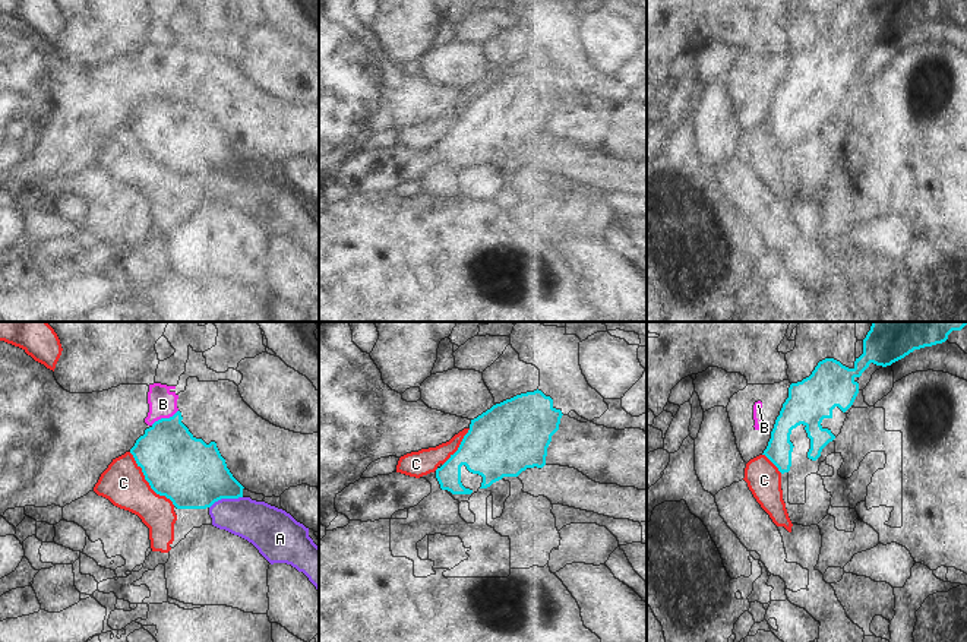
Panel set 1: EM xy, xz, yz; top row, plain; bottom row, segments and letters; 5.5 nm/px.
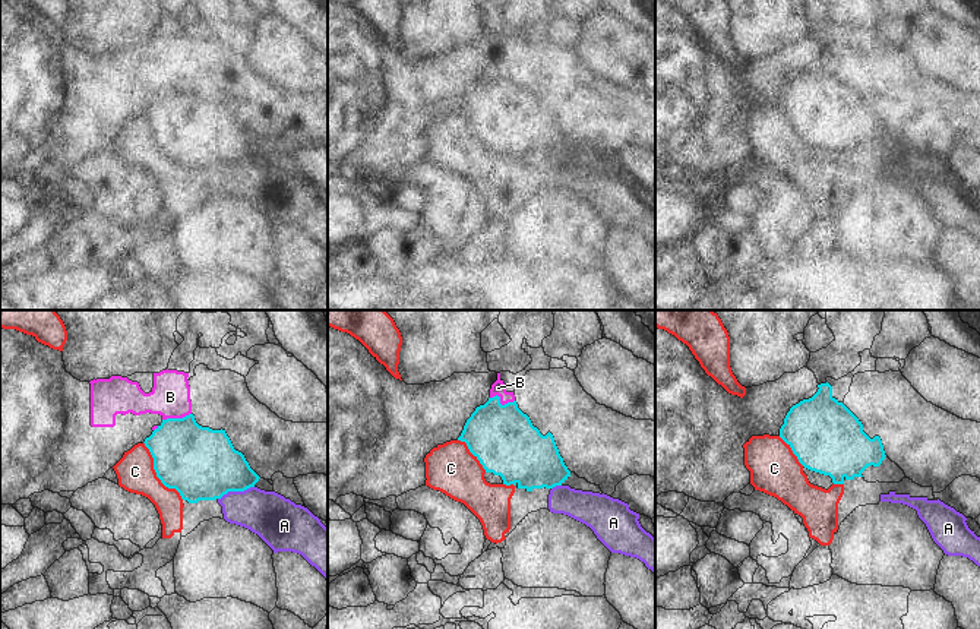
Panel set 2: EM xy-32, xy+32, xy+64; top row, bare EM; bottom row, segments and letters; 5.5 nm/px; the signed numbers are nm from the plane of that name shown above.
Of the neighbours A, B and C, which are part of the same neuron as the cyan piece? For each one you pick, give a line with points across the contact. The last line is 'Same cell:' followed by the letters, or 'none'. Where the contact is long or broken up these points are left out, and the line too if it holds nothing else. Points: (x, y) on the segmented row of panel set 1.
Same cell: none

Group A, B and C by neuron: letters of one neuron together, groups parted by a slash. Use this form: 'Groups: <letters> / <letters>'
Groups: A C / B.

